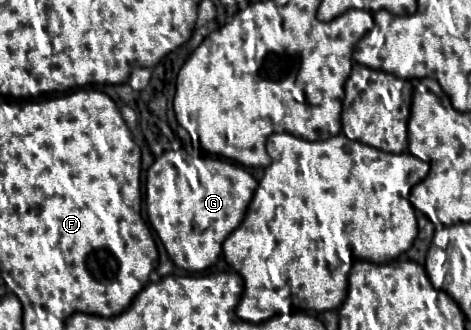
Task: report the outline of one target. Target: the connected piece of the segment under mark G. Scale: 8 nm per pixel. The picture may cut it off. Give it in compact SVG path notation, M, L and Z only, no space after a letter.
M184 149L168 150L146 174L148 222L180 270L202 272L216 264L222 242L242 222L256 186L252 174L238 164L210 156L192 158Z

